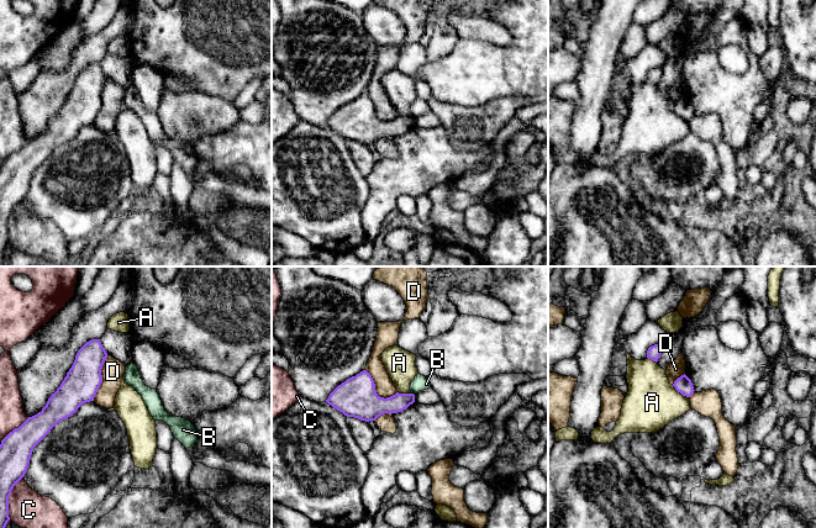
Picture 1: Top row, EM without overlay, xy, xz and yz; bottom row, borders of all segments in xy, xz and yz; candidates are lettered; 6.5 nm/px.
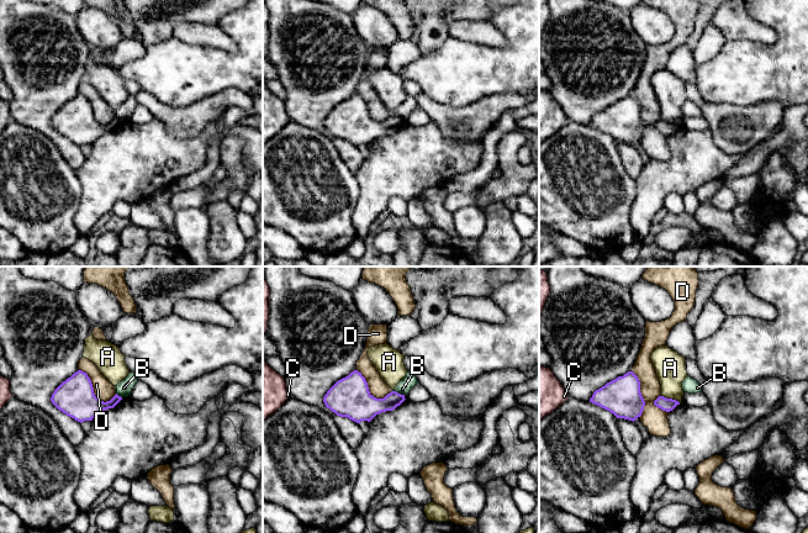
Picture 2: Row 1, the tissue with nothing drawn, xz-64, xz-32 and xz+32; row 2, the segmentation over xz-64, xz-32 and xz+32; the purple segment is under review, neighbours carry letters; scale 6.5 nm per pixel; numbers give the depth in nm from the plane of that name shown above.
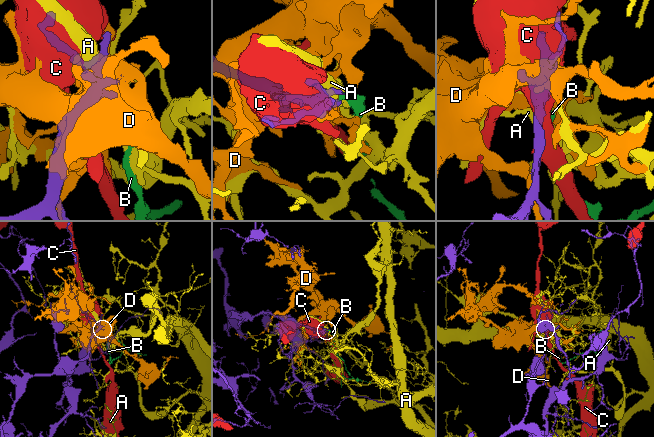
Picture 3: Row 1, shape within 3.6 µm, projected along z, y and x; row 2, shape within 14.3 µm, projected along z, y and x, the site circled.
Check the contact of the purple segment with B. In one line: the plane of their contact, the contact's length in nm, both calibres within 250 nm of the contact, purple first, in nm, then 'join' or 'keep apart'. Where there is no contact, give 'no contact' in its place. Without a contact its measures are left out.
xz | 30 nm | 130/100 nm | keep apart

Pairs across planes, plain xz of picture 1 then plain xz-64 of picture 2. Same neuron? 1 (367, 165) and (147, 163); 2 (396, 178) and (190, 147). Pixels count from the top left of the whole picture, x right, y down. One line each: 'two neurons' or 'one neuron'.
1: two neurons
2: one neuron

